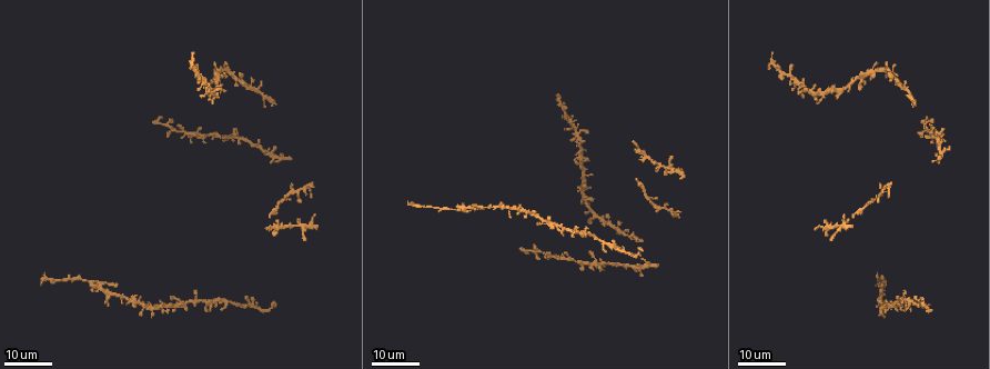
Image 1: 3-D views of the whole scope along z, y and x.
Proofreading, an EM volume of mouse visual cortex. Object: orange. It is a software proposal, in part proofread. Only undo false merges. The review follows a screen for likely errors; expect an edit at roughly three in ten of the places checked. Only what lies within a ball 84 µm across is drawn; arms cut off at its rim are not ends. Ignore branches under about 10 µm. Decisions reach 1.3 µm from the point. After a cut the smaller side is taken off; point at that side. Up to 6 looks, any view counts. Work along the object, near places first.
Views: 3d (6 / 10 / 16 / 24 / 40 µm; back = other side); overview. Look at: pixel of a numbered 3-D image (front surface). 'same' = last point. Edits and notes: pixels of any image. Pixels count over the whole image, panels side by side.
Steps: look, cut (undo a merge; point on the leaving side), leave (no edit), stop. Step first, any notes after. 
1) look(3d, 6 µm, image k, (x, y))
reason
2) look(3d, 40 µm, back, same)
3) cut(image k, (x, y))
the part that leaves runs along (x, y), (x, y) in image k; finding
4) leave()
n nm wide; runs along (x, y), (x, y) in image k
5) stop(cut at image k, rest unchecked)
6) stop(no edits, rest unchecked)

look(3d, 24 µm, image 1, (91, 282))
small branch off a trunk

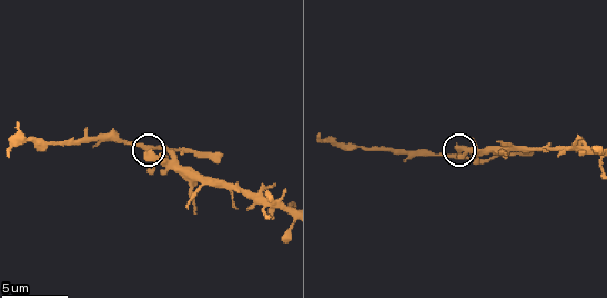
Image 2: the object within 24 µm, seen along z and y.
look(3d, 10 µm, same)
zoom in

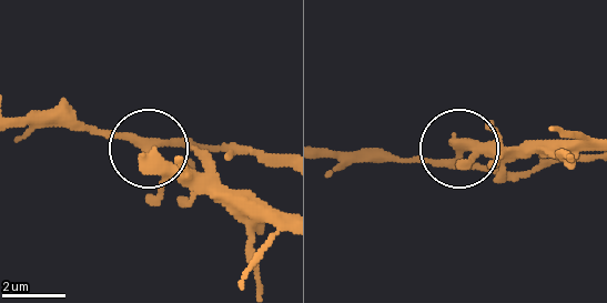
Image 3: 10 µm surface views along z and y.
cut(image 3, (191, 138))
the part that leaves runs along (142, 149), (73, 128), (18, 128) in image 3; a second neuron is stuck on

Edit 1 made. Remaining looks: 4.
look(3d, 24 µm, image 1, (917, 302))

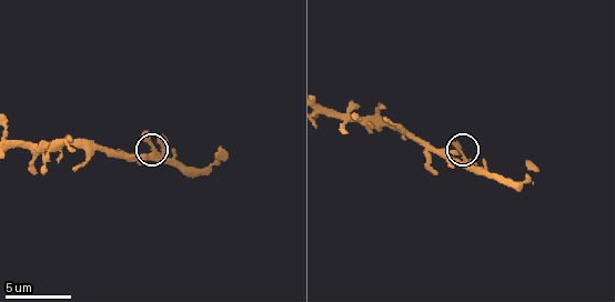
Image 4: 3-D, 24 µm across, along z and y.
look(3d, 6 µm, image 4, (463, 153))

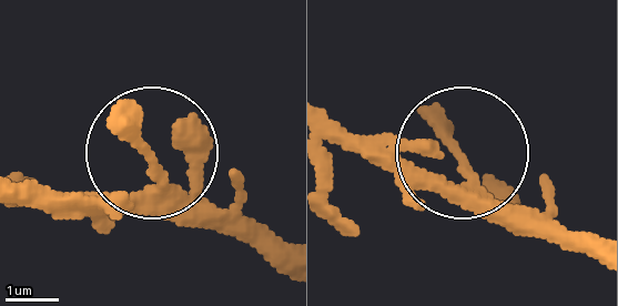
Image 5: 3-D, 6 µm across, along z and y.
leave()
continuous, no second neuron

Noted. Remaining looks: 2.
look(3d, 24 µm, image 1, (291, 226))
two arms in line, one across

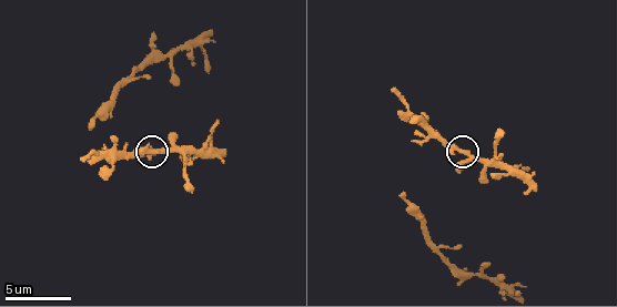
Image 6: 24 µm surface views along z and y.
look(3d, 10 µm, image 6, (465, 151))

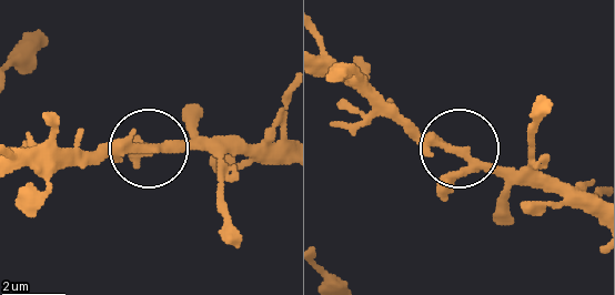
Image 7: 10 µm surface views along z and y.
leave()
3 arms; all the same neuron

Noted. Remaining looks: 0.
stop(cut at image 3, rest unchecked)

